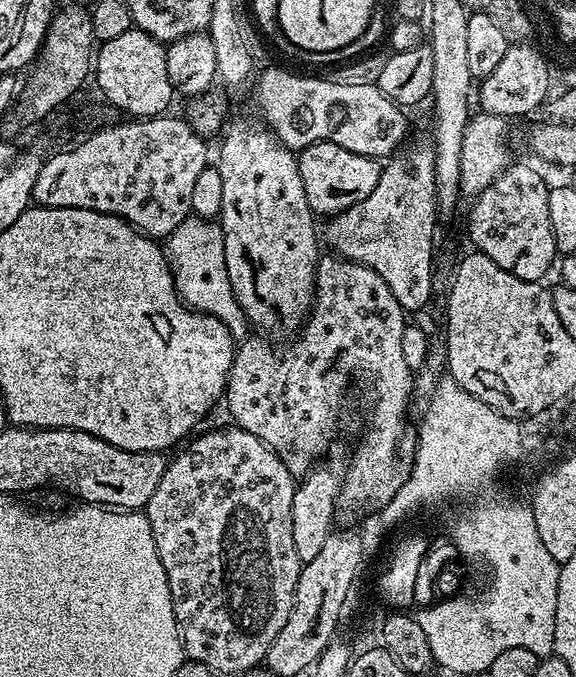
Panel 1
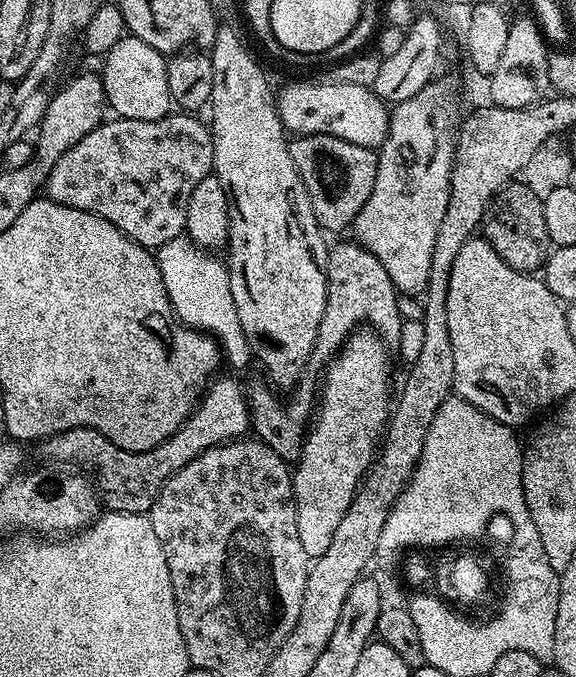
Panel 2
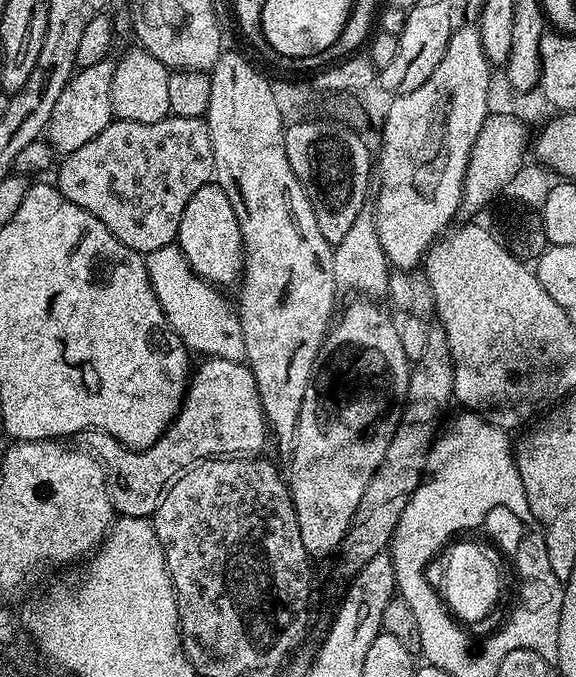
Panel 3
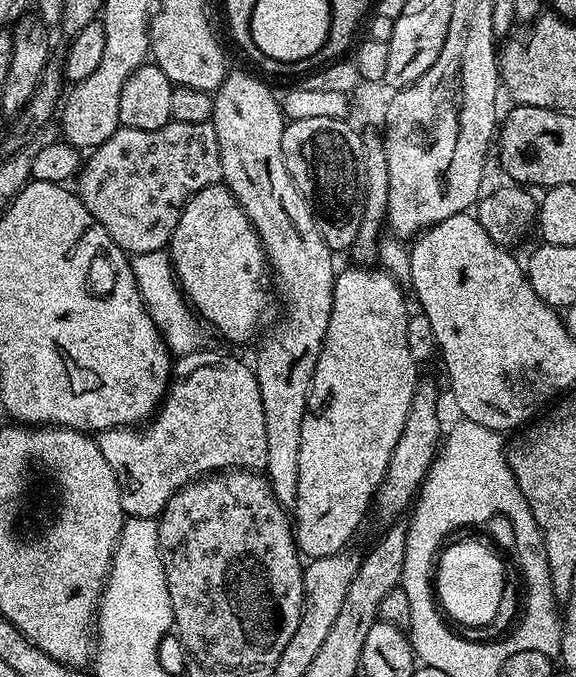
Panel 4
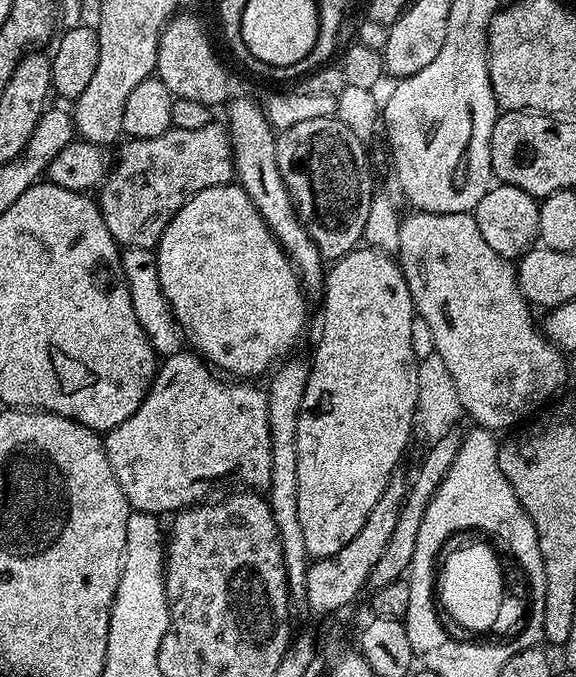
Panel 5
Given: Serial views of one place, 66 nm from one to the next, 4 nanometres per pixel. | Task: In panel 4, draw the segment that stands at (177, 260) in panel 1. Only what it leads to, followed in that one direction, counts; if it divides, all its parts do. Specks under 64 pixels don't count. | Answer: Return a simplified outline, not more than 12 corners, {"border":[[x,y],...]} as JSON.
{"border":[[164,250],[131,257],[138,294],[177,357],[206,328]]}

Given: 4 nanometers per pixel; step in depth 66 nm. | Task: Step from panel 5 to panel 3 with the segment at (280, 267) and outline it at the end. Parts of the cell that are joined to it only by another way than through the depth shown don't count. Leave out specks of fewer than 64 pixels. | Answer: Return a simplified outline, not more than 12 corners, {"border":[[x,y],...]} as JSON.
{"border":[[213,182],[186,202],[176,235],[186,262],[217,286],[244,271],[230,198]]}

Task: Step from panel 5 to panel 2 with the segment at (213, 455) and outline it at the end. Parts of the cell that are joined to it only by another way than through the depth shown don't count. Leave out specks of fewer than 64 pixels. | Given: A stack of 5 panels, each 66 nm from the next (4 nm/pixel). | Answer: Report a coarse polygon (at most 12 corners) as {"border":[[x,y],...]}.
{"border":[[209,383],[182,427],[127,452],[98,430],[47,437],[111,511],[147,513],[186,462],[249,431],[246,388]]}

